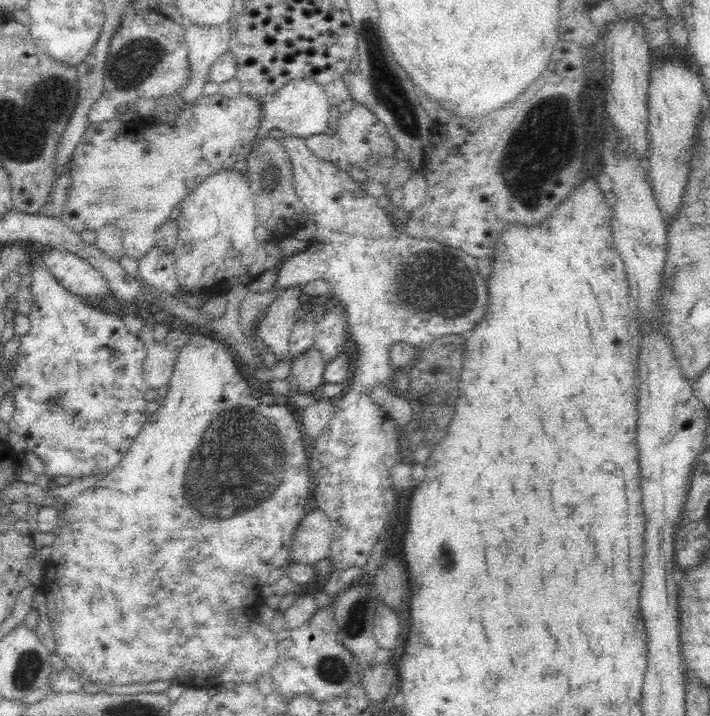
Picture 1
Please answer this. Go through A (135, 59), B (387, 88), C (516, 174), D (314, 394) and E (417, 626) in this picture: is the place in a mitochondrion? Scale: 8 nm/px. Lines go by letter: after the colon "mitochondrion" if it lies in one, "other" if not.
A: mitochondrion
B: mitochondrion
C: mitochondrion
D: other
E: other

